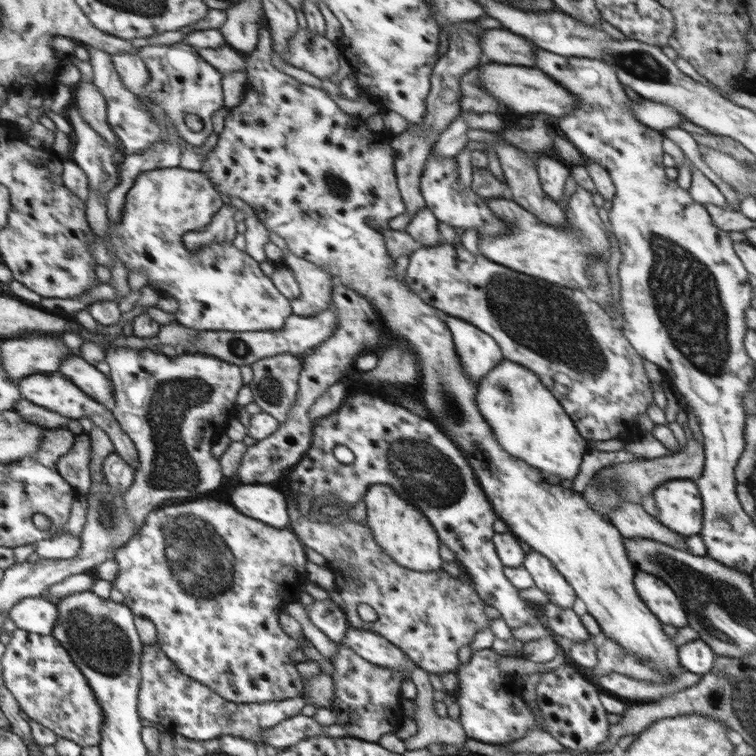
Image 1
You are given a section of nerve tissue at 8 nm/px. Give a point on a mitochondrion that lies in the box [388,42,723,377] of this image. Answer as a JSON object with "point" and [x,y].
{"point":[644,66]}

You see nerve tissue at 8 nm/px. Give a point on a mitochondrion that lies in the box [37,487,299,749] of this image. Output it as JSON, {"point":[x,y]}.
{"point":[199,563]}

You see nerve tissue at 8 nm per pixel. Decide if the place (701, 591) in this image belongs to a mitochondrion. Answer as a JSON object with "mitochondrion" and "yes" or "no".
{"mitochondrion":"yes"}

